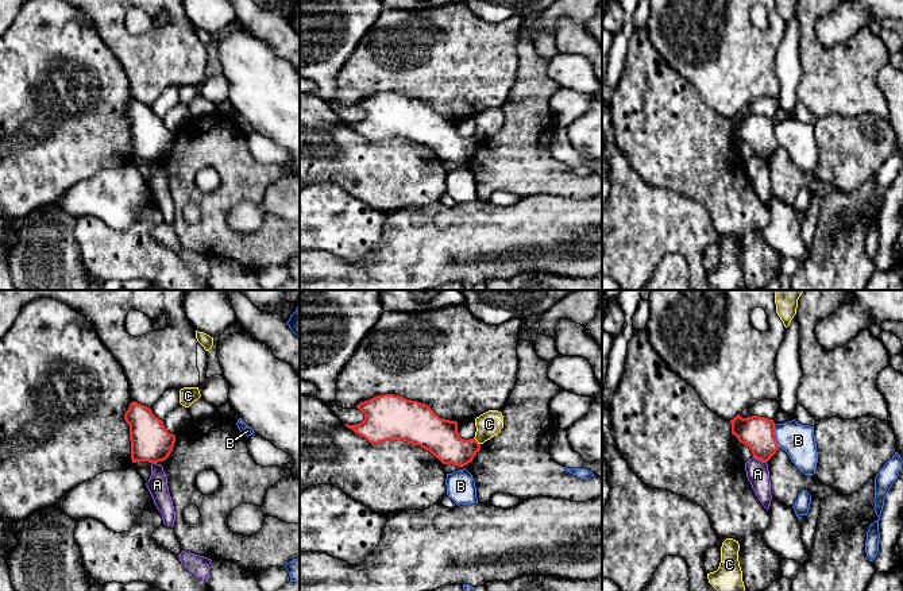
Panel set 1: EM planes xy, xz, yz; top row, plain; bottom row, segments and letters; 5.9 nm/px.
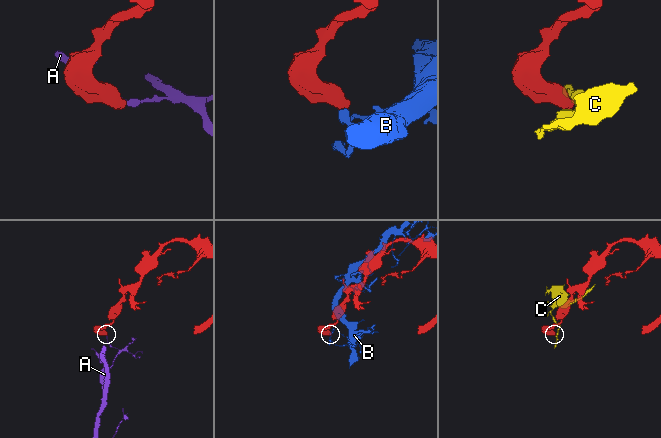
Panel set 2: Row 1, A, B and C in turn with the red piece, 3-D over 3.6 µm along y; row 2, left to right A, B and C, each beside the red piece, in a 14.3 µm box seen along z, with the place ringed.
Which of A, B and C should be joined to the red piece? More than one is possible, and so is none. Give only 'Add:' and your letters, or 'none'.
Add: none

